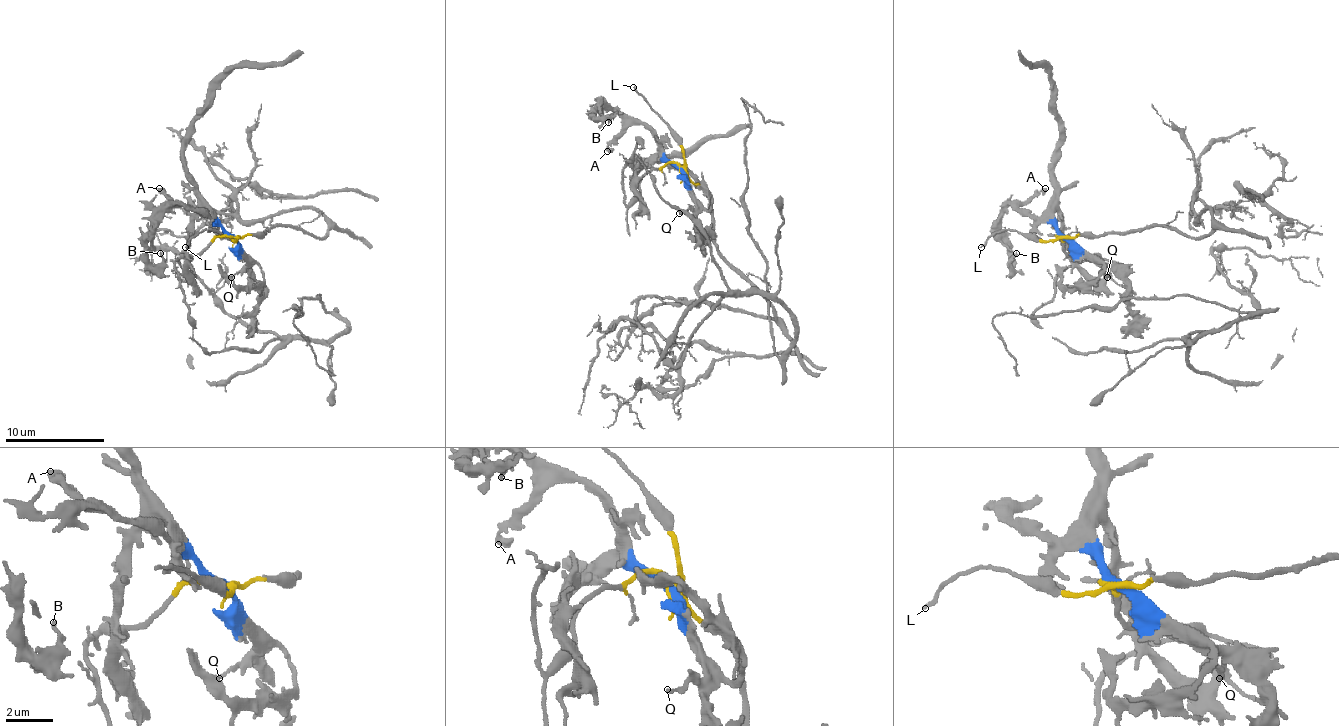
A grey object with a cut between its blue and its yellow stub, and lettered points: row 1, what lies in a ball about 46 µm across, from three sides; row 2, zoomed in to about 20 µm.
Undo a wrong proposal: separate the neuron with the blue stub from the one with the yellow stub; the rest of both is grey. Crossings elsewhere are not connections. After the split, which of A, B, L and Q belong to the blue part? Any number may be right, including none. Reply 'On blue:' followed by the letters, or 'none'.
On blue: A, B, Q

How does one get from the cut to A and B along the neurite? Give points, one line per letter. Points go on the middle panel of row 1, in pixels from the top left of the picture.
A: (681, 169), (666, 156), (661, 141), (641, 124), (626, 129), (606, 151)
B: (681, 169), (649, 129), (624, 119), (611, 106), (599, 106), (594, 114), (609, 121)

